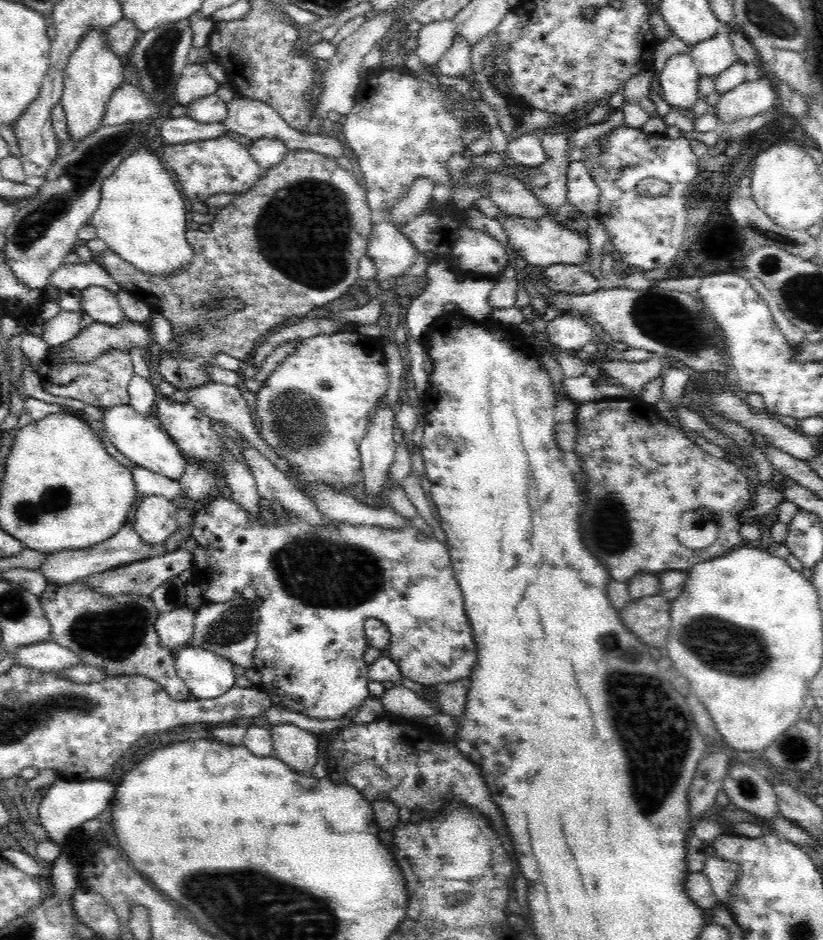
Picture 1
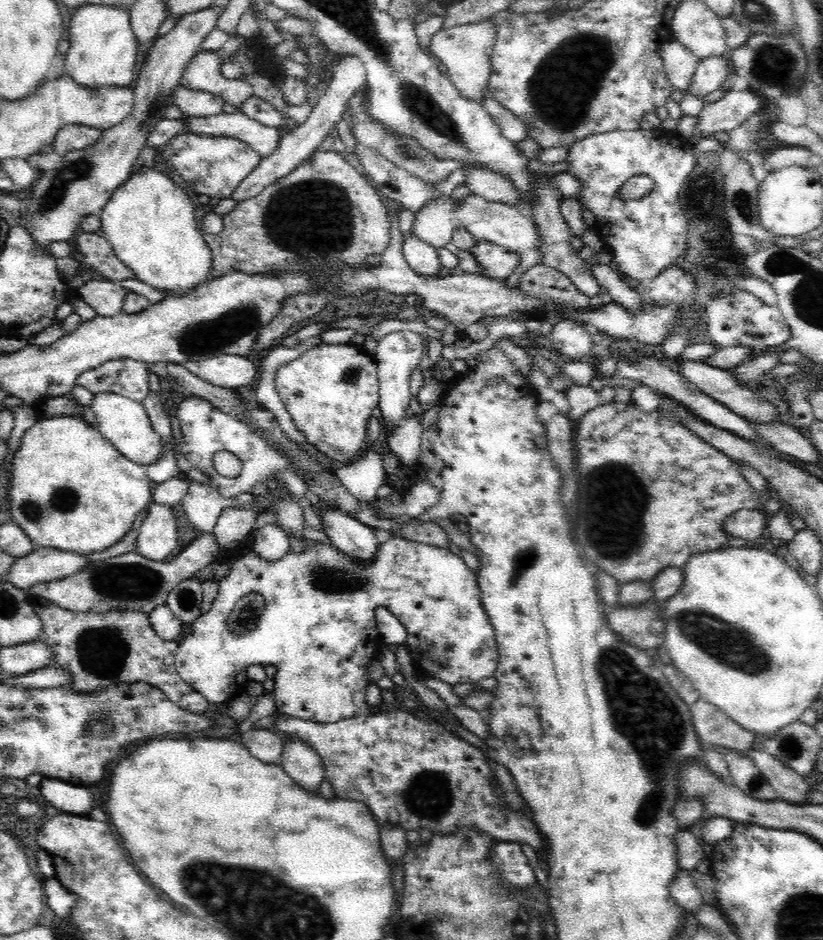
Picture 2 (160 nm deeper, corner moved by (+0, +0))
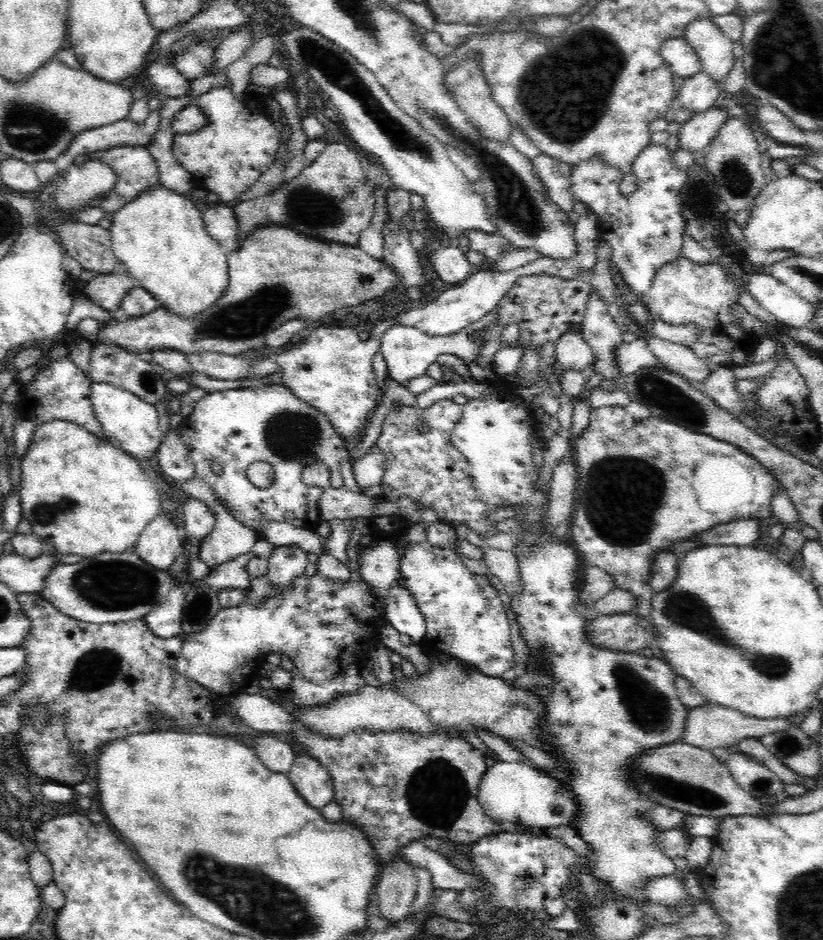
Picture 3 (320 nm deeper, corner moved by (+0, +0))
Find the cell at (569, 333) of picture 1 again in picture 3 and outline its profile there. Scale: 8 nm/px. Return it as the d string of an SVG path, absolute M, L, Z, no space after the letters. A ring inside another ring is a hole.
M568 332L555 343L557 361L566 370L582 372L593 363L591 346L582 338L581 333Z

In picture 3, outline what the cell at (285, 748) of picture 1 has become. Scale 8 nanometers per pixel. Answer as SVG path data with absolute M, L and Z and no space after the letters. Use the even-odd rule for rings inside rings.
M296 755L287 776L310 806L321 811L332 802L334 798L332 776L316 758L310 755Z

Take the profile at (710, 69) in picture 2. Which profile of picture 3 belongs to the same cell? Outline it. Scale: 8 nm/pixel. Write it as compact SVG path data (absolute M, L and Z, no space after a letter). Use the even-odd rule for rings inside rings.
M706 71L688 77L680 87L675 108L688 109L692 113L704 113L715 107L721 91L719 82L716 82Z

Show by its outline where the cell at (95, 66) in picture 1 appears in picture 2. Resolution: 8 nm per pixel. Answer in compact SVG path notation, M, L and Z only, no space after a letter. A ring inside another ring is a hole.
M87 4L74 9L69 42L65 68L76 83L89 90L100 90L100 87L127 87L132 82L138 58L138 39L134 37L128 9L99 4Z

